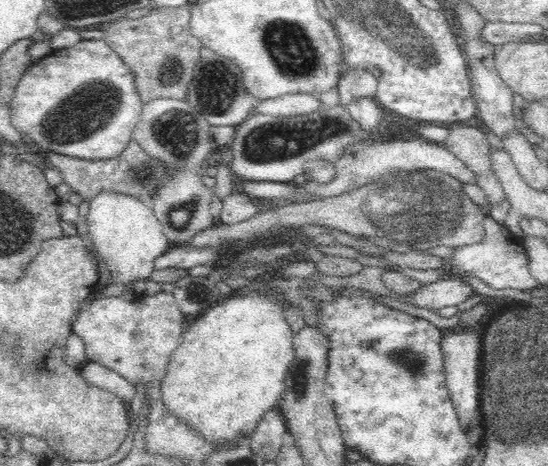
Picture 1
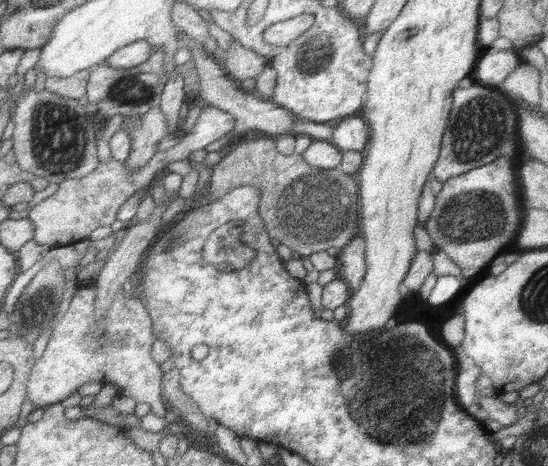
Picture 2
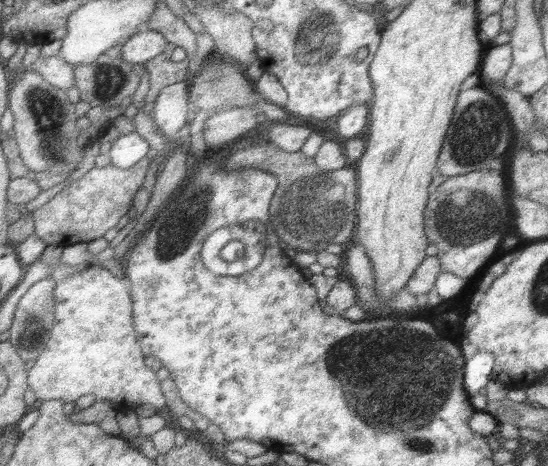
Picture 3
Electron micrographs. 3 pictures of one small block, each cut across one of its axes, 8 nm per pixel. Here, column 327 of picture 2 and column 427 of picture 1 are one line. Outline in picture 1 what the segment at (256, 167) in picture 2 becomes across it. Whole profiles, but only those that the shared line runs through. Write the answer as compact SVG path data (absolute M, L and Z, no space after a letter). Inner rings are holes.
M414 170L414 172L392 172L384 174L384 180L360 186L342 196L332 196L312 202L288 202L276 210L262 210L252 214L248 220L238 224L214 224L200 234L194 234L184 248L212 248L220 252L226 242L248 240L254 242L258 236L276 228L304 228L304 226L326 226L332 230L346 232L350 236L380 236L394 244L406 244L414 248L436 248L436 246L470 246L486 240L486 210L476 206L462 188L462 182L450 174L436 170Z

